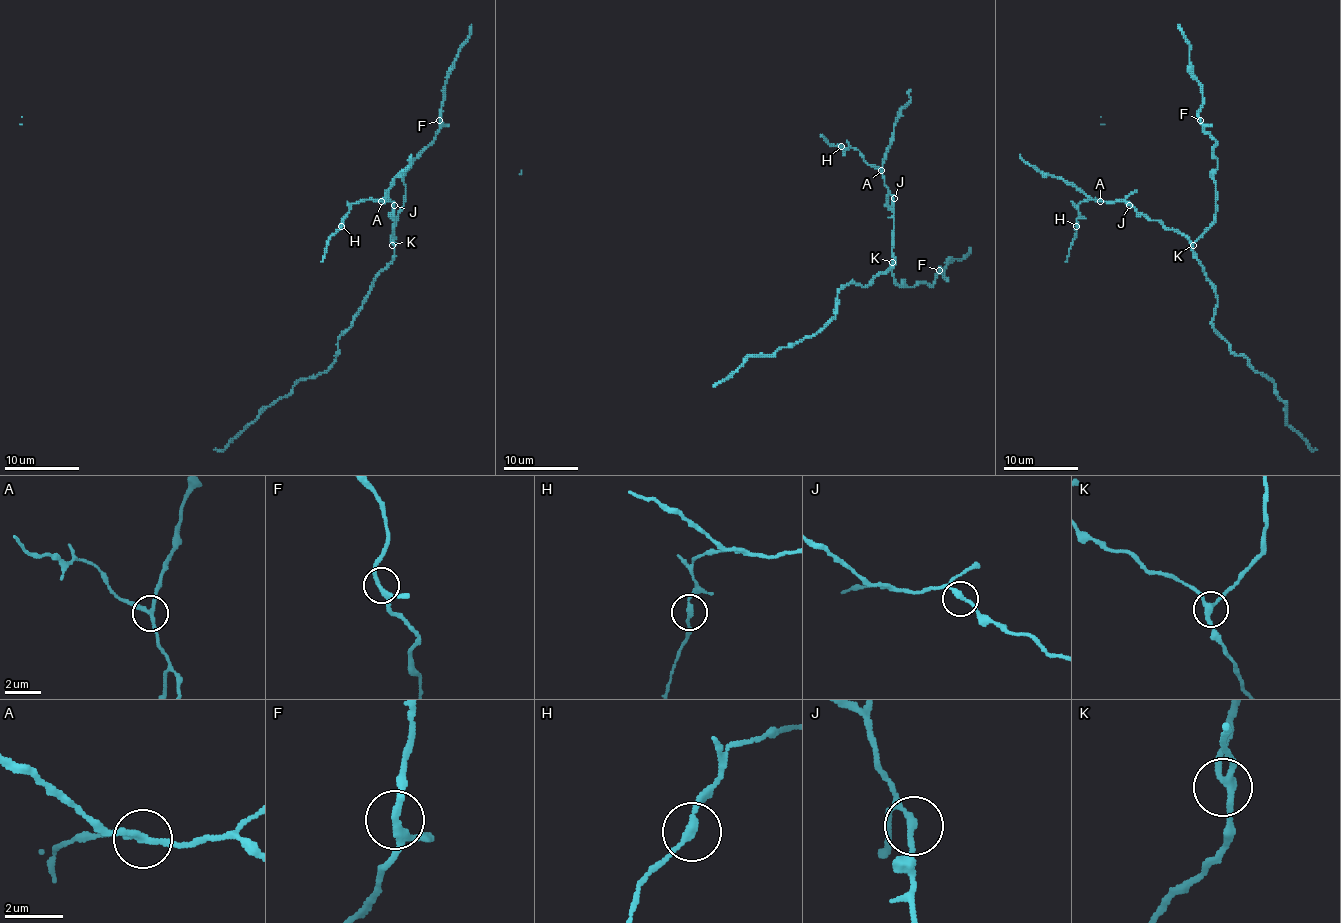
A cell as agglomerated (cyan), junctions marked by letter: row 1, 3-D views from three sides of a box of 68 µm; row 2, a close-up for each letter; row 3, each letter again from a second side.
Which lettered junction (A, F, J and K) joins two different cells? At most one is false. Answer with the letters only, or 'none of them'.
A

